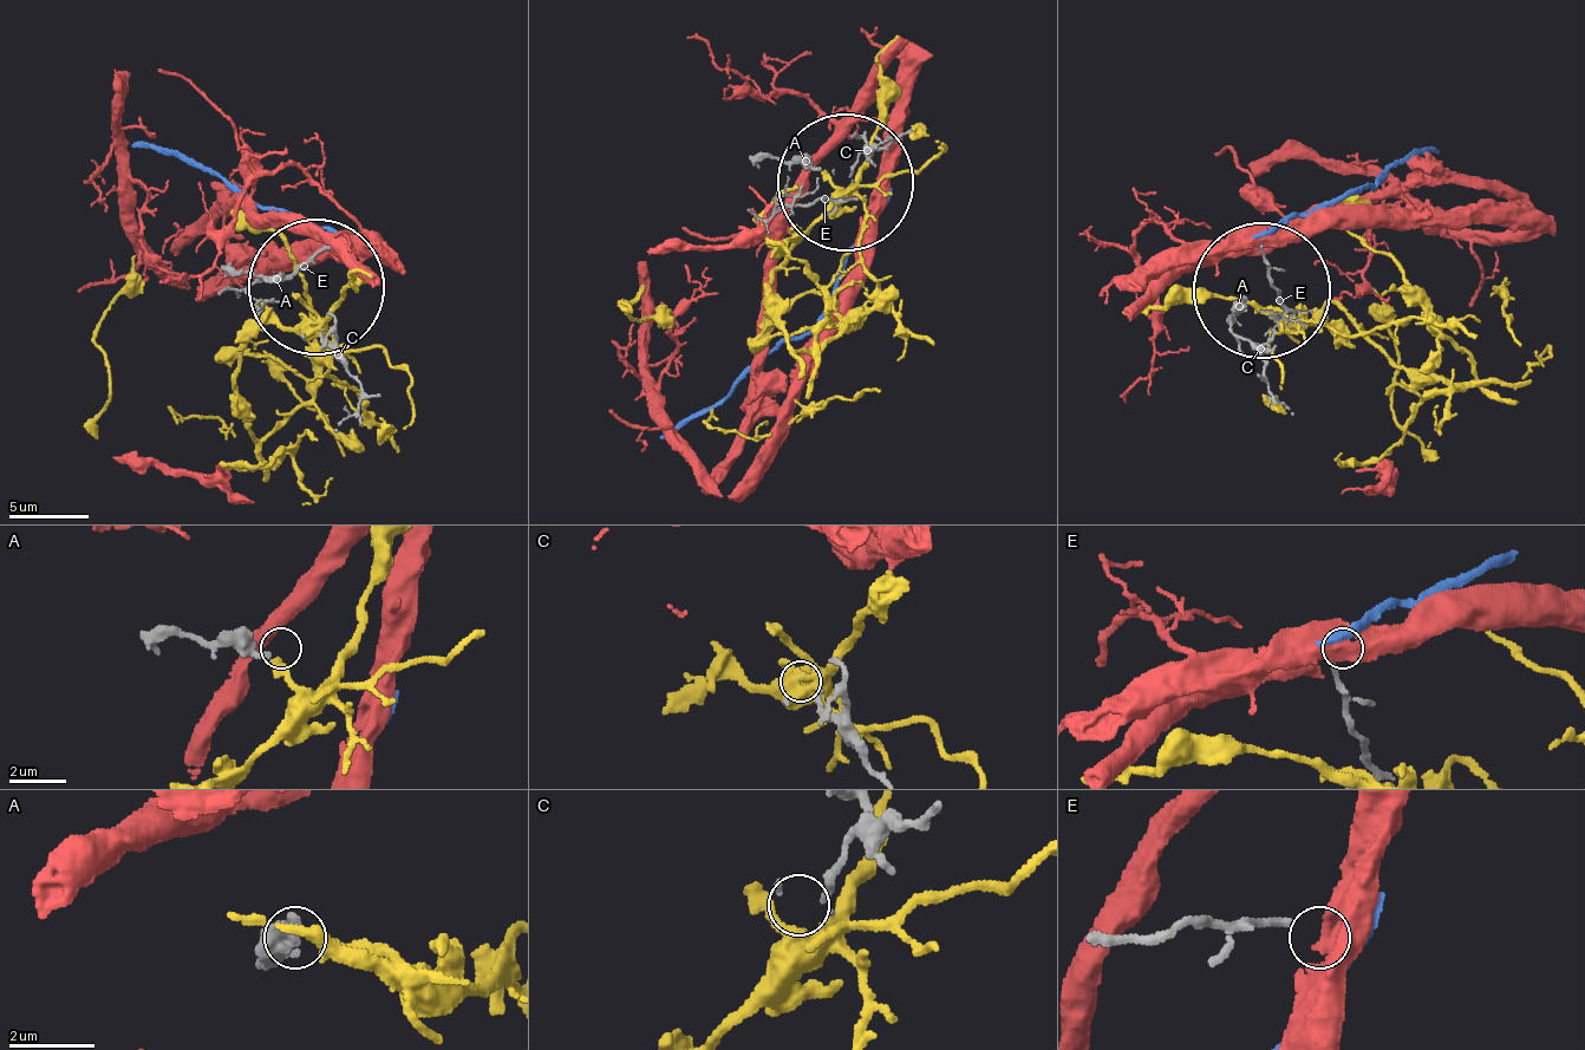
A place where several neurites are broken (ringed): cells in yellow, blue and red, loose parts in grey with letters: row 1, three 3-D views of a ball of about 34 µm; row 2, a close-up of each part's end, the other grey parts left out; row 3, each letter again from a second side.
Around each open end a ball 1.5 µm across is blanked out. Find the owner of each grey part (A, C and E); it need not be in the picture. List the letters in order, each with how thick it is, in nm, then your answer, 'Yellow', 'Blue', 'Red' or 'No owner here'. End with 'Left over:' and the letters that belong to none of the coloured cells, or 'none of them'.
A: Thickness 280 nm. Yellow
C: Thickness 140 nm. No owner here
E: Thickness 190 nm. Red
Left over: C

